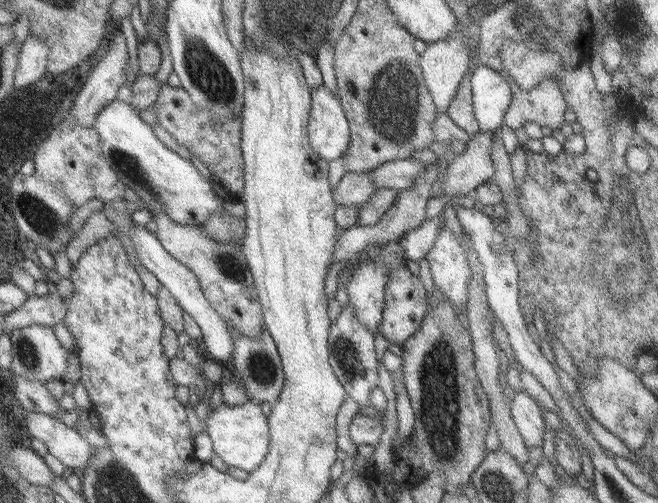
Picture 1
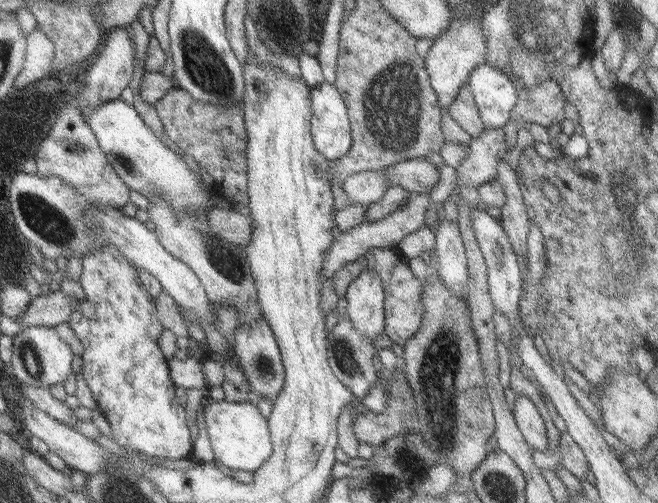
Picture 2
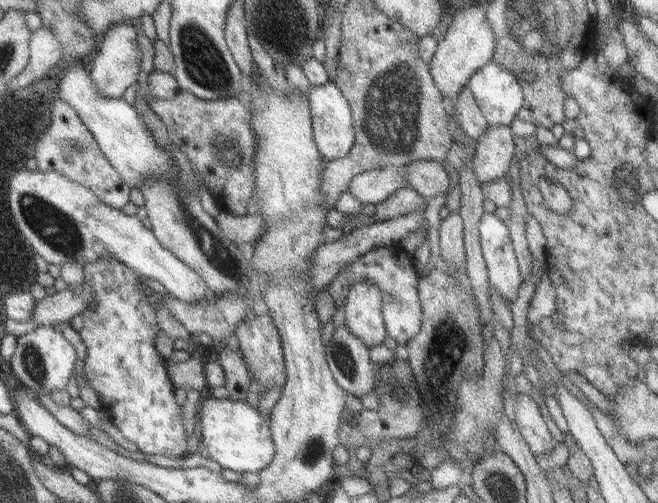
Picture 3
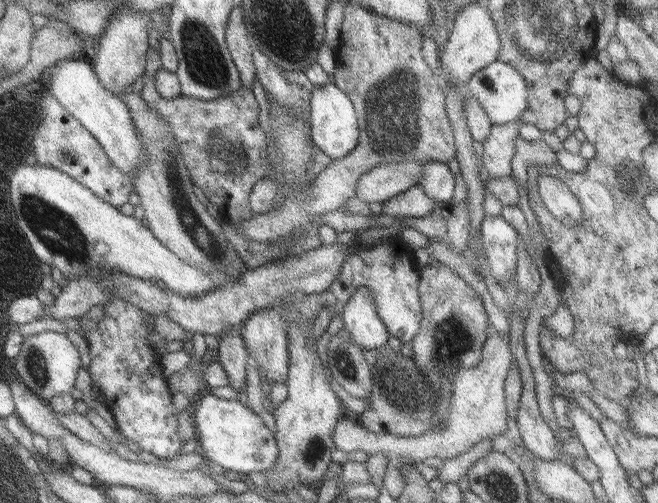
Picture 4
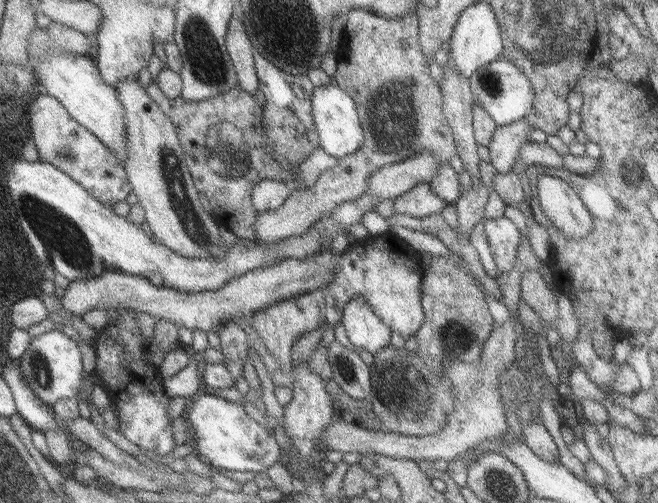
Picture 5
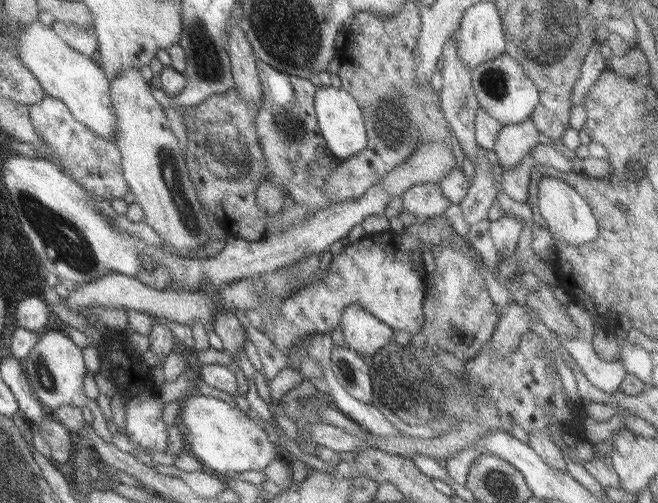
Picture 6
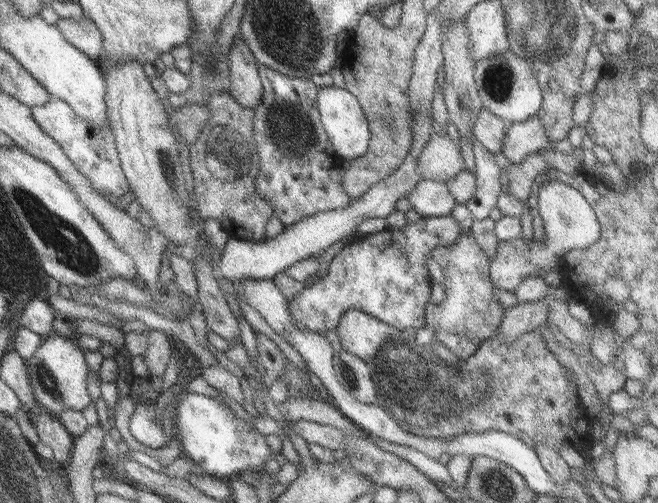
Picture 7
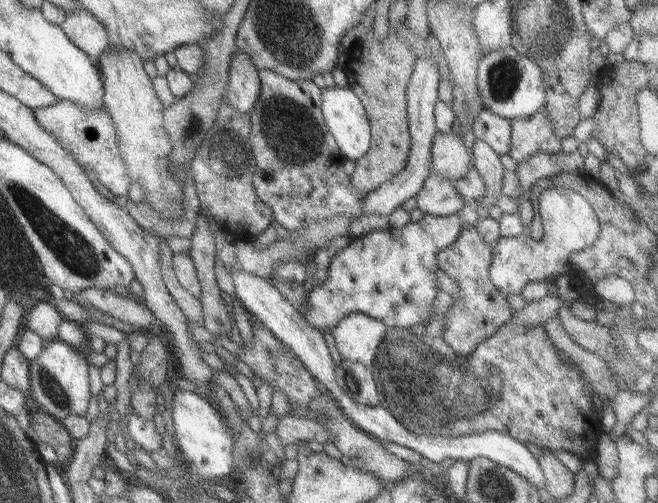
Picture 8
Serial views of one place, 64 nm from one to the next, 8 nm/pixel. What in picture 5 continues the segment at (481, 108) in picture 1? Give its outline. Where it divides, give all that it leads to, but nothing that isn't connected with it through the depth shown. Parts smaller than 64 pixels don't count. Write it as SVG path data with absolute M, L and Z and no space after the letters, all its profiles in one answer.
M499 57L494 62L480 66L468 77L468 88L474 103L477 103L493 120L495 126L503 126L523 119L532 107L532 91L530 83L523 77L516 66Z

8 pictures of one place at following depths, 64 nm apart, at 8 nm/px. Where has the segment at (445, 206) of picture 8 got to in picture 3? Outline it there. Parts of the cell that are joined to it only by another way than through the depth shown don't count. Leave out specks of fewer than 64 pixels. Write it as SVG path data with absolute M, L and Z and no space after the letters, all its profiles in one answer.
M405 187L393 191L385 200L374 205L374 216L377 217L377 220L383 221L411 211L423 212L425 206L427 206L426 201L417 192L413 192L411 188Z

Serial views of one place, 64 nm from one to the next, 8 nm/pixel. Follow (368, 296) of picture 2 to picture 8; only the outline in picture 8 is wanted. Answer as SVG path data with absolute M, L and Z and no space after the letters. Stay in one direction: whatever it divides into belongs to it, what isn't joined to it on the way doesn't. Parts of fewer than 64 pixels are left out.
M354 312L338 320L333 328L327 329L333 337L341 359L359 362L369 368L375 358L375 353L380 347L387 327L381 321L369 318L366 314Z

